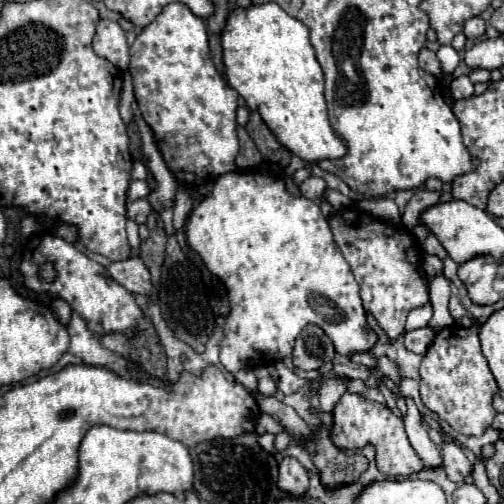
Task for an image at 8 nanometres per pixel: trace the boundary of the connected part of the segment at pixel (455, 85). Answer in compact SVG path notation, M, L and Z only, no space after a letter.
M460 76L456 80L452 80L450 84L450 94L454 100L462 100L462 98L470 98L474 94L474 84L470 82L468 76Z

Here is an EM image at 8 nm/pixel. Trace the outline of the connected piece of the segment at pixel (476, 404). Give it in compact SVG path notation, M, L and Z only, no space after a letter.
M452 324L440 330L420 364L420 396L424 406L440 420L446 420L456 432L466 436L482 436L496 416L496 410L492 408L492 396L496 392L496 380L480 350L478 328L462 328Z

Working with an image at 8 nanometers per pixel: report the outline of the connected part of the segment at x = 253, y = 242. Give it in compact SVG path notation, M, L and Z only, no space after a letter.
M228 172L228 174L222 174L218 180L216 180L216 186L214 190L190 212L188 216L188 222L186 222L186 238L188 238L188 244L192 250L196 250L206 268L218 276L226 288L228 288L228 300L230 300L230 316L226 320L226 326L224 326L224 334L226 338L222 340L222 348L220 348L220 362L226 366L226 370L230 370L232 374L236 374L240 368L244 366L258 366L258 364L272 364L276 360L282 360L286 356L292 354L292 348L294 348L294 340L296 336L300 334L300 330L306 326L306 324L316 324L320 326L328 338L334 342L334 348L338 354L342 356L352 356L352 354L358 354L358 352L368 352L376 340L374 340L374 334L370 332L368 324L366 324L366 312L364 312L364 306L362 306L362 300L360 300L360 294L358 294L358 284L352 276L352 270L348 266L348 262L344 260L340 248L336 246L334 238L332 238L332 232L330 232L330 226L328 226L328 220L322 216L320 212L320 206L304 196L290 196L288 190L286 190L286 184L284 180L280 178L274 178L274 176L268 176L268 174L260 174L260 172Z

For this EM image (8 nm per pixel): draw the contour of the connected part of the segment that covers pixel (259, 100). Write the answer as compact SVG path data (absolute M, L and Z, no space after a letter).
M274 2L250 6L246 10L236 8L226 20L226 28L222 32L222 48L224 48L224 66L228 84L246 100L250 110L256 110L262 116L262 120L282 146L286 146L292 154L296 154L304 162L320 162L324 158L336 160L348 152L348 146L336 134L336 130L328 120L324 98L324 72L310 44L308 28L300 20L286 14Z

